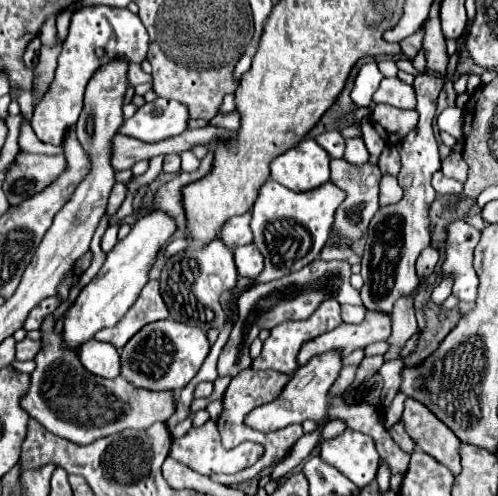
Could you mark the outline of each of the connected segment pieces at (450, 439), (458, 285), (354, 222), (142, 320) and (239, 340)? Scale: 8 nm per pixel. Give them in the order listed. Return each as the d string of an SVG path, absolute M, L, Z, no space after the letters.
M409 397L405 399L405 411L401 415L401 421L407 435L415 441L417 447L421 447L441 465L445 465L453 475L459 475L461 441L455 439L455 433L445 423L439 423L439 419L435 419L435 415L427 411L427 407Z
M453 221L445 227L445 255L441 263L443 277L453 279L453 295L461 301L473 303L477 297L479 279L471 265L473 249L479 243L481 233L465 221Z
M331 159L331 181L347 193L345 201L339 205L339 209L335 213L333 239L329 239L331 245L339 243L341 237L357 241L367 231L367 225L369 225L371 217L379 209L379 181L381 181L381 177L383 175L381 175L377 165L365 163L363 167L355 167L351 163L345 163L345 159Z
M149 281L139 293L139 299L131 305L131 311L127 311L127 315L123 317L123 321L119 321L115 327L103 329L103 333L97 333L95 337L115 343L115 347L121 349L143 325L165 319L167 315L167 307L159 293L159 283Z
M329 261L329 263L309 263L297 273L285 275L283 279L275 279L271 283L261 283L257 287L251 287L239 297L239 321L235 323L229 341L225 343L219 363L217 363L217 373L219 377L235 377L239 371L247 369L251 365L251 355L249 355L249 345L253 339L259 335L261 327L271 329L283 321L289 319L307 319L325 299L333 297L341 305L359 305L361 297L359 291L351 287L351 263L349 261Z

